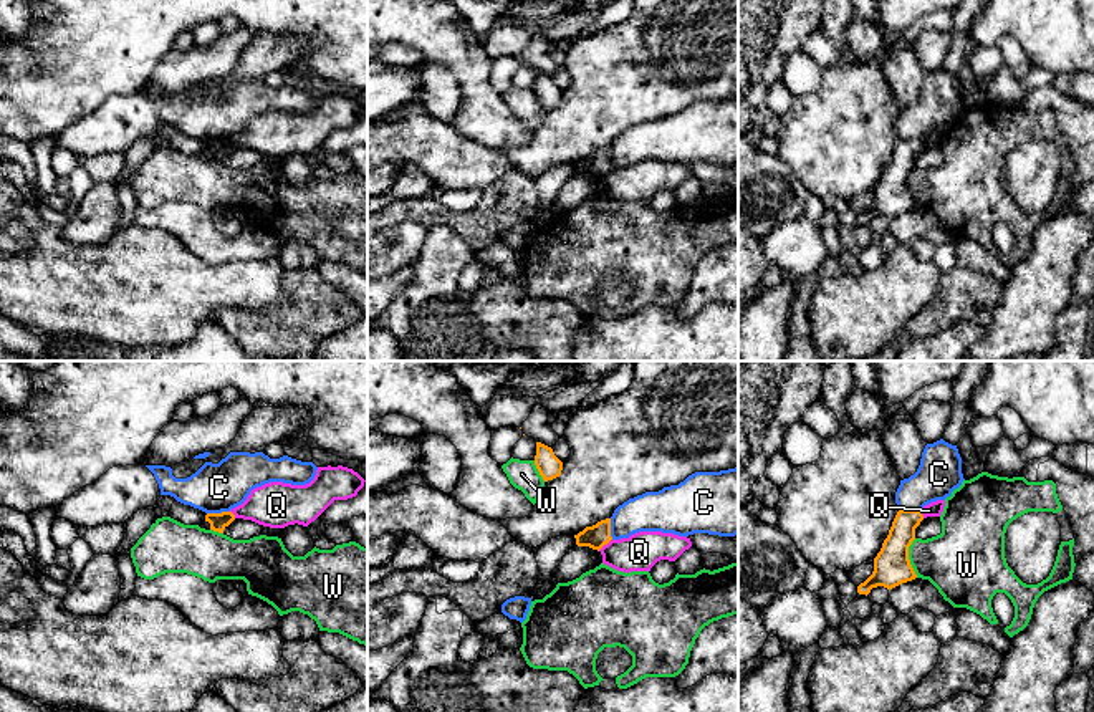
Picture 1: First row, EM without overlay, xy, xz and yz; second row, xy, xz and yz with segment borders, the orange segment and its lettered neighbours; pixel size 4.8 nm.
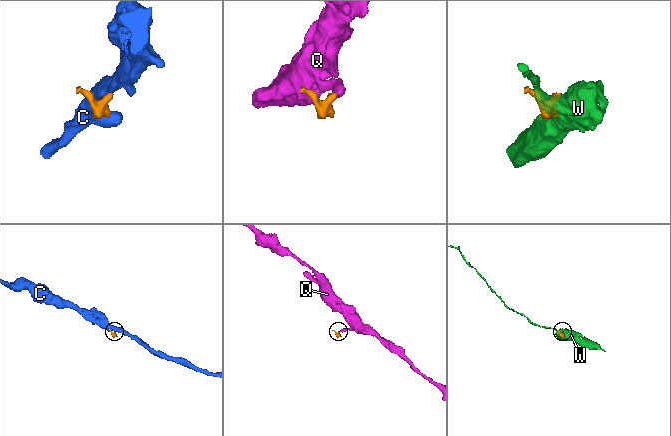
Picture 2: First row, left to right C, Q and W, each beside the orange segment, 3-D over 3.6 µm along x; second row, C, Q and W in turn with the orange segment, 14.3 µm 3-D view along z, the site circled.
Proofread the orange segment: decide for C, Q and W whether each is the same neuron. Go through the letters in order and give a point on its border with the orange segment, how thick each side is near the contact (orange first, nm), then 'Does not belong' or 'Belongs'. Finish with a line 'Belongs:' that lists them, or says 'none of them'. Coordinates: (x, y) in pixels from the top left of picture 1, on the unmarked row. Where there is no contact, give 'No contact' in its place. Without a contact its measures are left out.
C: Touches orange at xy (217, 143). Thickness 80 nm (orange) against 240 nm. Does not belong
Q: Touches orange at xz (604, 173). Thickness 120 nm (orange) against 180 nm. Does not belong
W: Touches orange at yz (907, 187). Thickness 180 nm (orange) against 340 nm. Does not belong
Belongs: none of them

